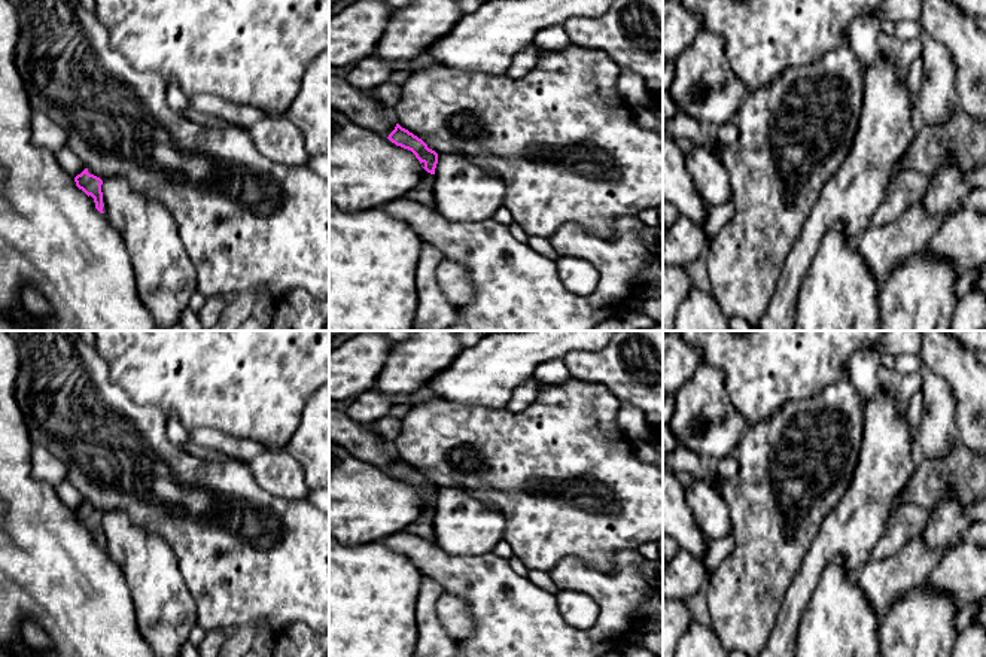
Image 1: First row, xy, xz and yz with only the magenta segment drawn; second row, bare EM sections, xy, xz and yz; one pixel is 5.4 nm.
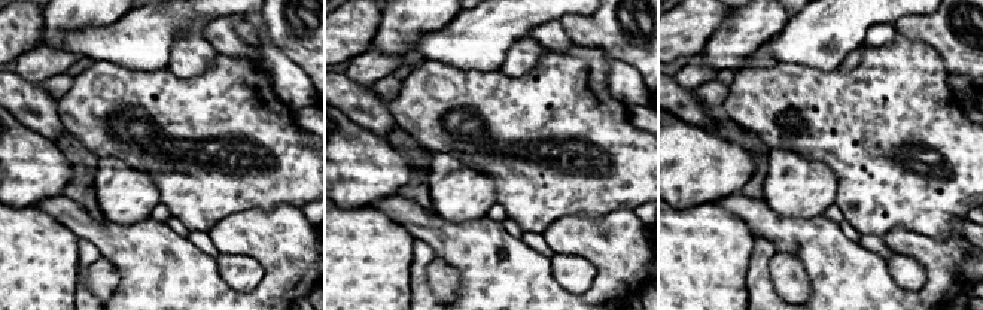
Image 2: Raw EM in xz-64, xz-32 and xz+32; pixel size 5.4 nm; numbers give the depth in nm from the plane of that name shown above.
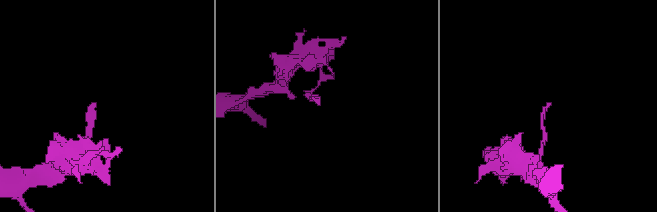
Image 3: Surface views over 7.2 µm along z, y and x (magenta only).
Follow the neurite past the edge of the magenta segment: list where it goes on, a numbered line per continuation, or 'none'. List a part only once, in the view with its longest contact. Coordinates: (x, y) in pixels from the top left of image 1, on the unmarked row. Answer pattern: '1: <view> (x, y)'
1: xz (423, 525)

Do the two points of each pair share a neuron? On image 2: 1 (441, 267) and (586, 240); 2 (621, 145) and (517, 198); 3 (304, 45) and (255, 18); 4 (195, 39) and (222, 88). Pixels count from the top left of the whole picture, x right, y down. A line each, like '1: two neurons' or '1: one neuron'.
1: two neurons
2: one neuron
3: two neurons
4: two neurons

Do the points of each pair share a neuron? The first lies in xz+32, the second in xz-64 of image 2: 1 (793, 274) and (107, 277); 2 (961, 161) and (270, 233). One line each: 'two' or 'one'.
1: one
2: two

